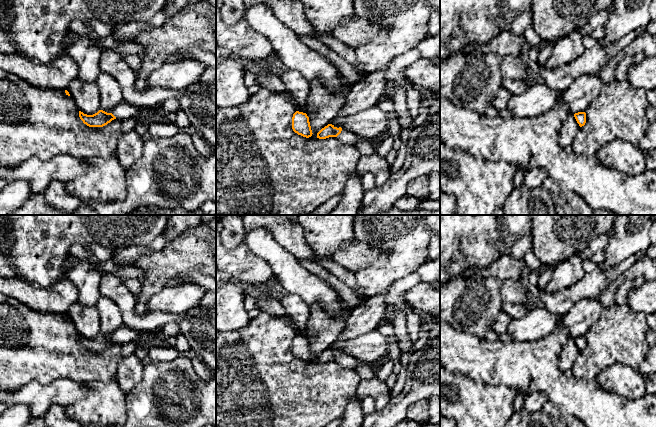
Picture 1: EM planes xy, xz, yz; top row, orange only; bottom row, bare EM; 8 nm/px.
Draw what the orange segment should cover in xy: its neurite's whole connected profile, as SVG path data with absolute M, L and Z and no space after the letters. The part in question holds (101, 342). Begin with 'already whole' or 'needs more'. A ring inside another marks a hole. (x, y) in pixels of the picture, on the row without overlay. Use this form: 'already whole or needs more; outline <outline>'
needs more; outline M123 325L111 337L99 334L93 339L87 339L79 335L79 341L89 351L103 351L114 343L124 344L133 341L142 332Z

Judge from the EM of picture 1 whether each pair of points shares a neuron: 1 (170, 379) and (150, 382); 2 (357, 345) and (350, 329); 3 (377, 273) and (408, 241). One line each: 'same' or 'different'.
1: same
2: different
3: same

